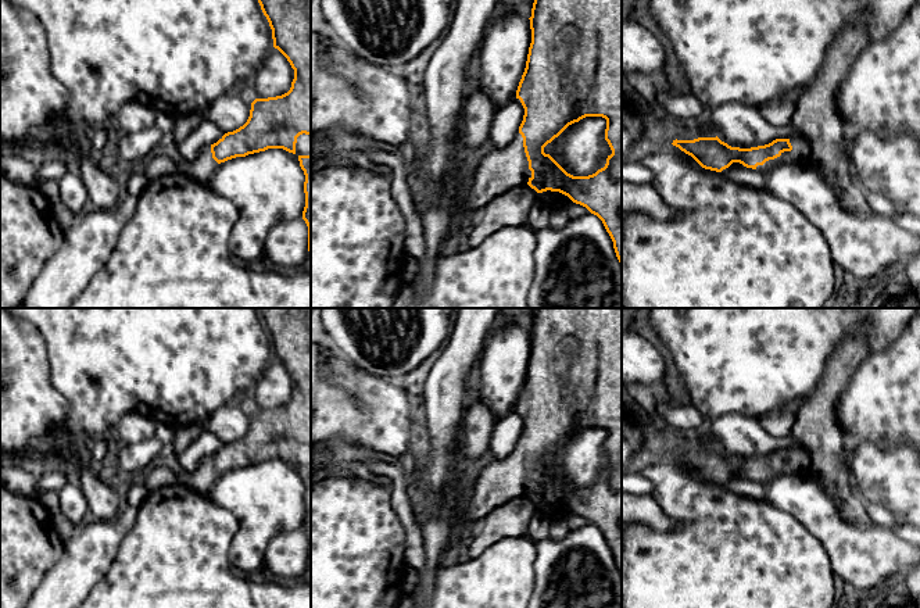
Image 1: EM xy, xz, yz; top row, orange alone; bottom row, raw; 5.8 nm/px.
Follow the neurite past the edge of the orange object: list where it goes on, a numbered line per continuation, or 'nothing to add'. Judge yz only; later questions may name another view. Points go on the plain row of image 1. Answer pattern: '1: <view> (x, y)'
1: yz (798, 465)

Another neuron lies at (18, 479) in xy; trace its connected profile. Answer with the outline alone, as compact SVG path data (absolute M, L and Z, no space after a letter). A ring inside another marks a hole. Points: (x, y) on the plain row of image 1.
M17 464L0 465L0 480L6 487L19 496L37 498L36 480L39 471Z

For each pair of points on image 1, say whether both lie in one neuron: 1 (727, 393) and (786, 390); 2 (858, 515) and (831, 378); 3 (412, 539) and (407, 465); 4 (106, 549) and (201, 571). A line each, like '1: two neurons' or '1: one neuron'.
1: one neuron
2: one neuron
3: one neuron
4: two neurons

